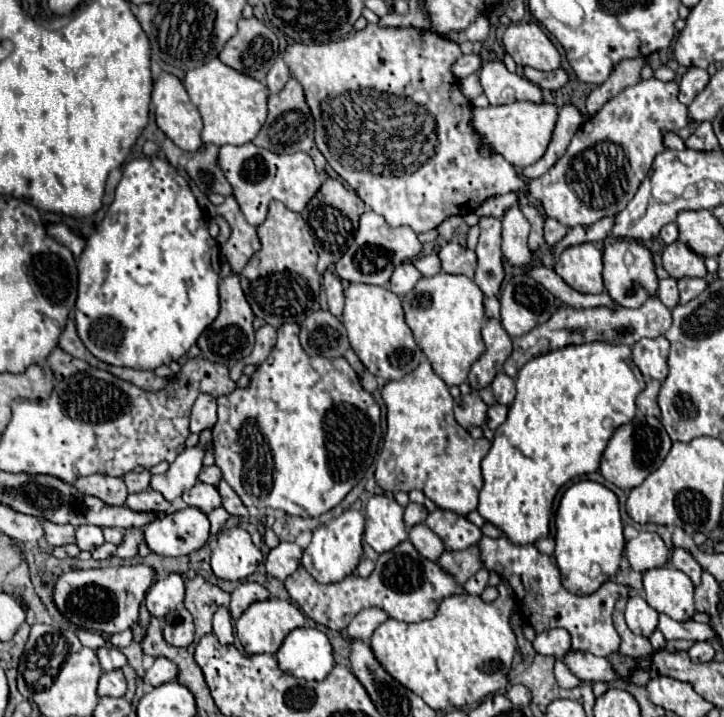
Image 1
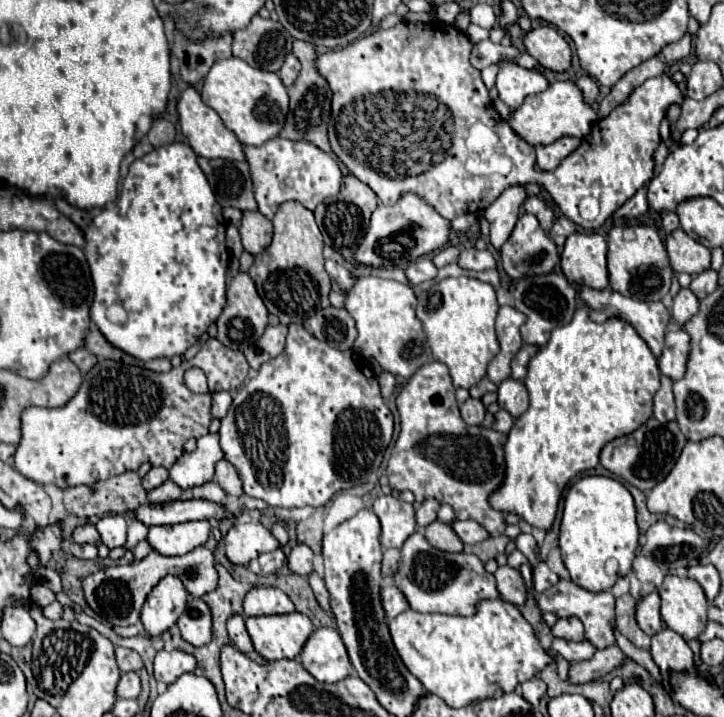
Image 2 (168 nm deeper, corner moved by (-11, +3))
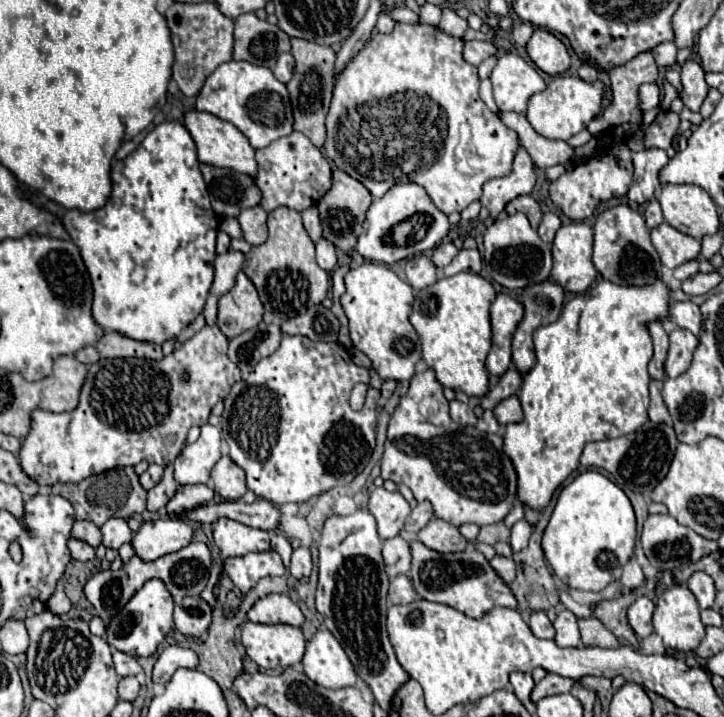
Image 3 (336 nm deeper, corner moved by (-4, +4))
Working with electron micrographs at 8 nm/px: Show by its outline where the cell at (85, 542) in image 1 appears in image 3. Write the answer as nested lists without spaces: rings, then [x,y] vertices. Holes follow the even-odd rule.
[[[111,517],[101,527],[101,533],[103,533],[103,545],[111,547],[111,549],[119,549],[121,545],[131,543],[131,537],[133,537],[127,521],[125,519],[117,519],[117,517]]]

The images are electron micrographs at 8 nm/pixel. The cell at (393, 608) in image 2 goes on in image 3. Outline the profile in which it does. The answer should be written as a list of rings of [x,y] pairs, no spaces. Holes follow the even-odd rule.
[[[397,575],[393,581],[391,581],[391,587],[389,587],[389,603],[393,605],[407,605],[407,603],[413,603],[417,599],[417,591],[411,583],[411,579],[407,575]]]

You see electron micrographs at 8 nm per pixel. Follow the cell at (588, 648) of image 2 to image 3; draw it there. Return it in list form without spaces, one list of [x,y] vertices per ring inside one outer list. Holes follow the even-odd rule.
[[[533,611],[531,619],[529,619],[529,627],[533,631],[535,637],[541,639],[553,639],[553,623],[549,621],[545,611]]]

